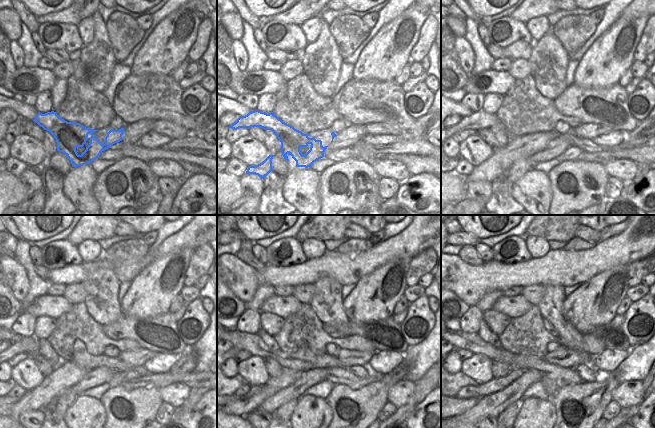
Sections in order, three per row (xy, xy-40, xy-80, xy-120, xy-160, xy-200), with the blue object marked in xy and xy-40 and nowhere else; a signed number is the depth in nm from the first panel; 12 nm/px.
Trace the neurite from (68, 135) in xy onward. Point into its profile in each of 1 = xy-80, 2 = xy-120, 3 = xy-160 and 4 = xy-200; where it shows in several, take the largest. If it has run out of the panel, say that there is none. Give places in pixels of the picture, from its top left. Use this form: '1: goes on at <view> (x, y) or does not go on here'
1: goes on at xy-80 (502, 159)
2: goes on at xy-120 (53, 385)
3: goes on at xy-160 (239, 407)
4: goes on at xy-200 (461, 406)

